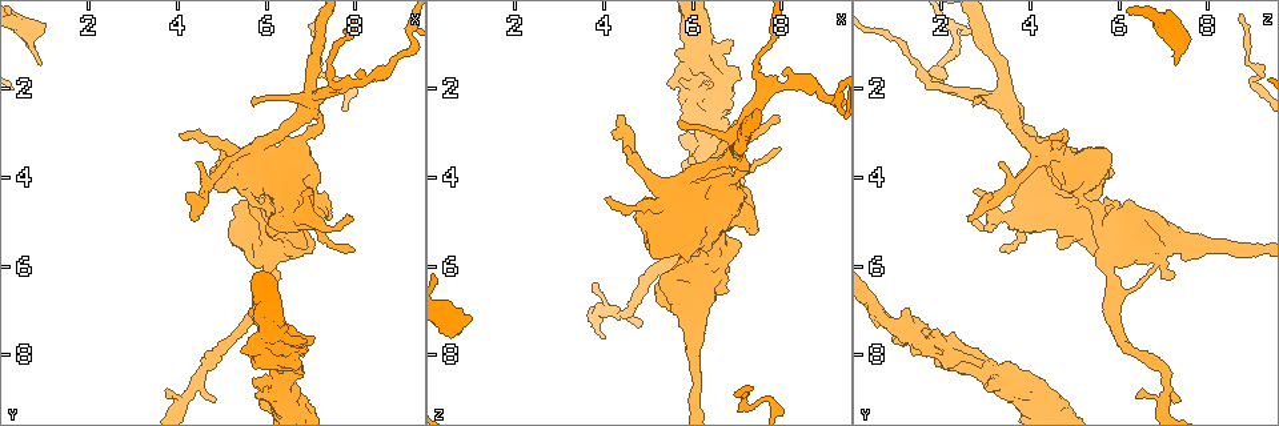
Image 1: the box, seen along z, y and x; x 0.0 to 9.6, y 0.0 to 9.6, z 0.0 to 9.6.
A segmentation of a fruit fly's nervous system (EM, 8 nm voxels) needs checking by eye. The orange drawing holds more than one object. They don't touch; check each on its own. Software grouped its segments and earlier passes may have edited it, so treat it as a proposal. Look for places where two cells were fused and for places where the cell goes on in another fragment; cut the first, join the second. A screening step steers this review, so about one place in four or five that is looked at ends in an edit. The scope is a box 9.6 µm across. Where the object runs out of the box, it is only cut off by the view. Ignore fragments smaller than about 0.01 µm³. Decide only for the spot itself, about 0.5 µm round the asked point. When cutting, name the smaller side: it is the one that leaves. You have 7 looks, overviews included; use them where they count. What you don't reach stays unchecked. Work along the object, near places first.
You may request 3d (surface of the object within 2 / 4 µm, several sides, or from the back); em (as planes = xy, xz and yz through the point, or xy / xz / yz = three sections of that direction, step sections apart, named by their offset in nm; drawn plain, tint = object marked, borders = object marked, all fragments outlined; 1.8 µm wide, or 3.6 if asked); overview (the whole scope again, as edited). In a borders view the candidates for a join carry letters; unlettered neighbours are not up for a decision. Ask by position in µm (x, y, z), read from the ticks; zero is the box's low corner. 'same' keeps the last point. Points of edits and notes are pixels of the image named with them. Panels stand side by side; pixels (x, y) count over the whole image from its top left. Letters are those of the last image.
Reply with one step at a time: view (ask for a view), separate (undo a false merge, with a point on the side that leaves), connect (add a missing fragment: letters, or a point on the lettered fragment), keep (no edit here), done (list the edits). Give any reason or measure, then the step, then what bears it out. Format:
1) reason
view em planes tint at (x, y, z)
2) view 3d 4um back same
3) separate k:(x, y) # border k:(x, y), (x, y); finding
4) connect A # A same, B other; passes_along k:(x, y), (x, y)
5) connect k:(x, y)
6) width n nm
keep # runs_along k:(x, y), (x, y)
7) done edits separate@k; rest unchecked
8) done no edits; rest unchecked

branch stops here
view 3d 4um at (4.35, 4.85, 2.60)

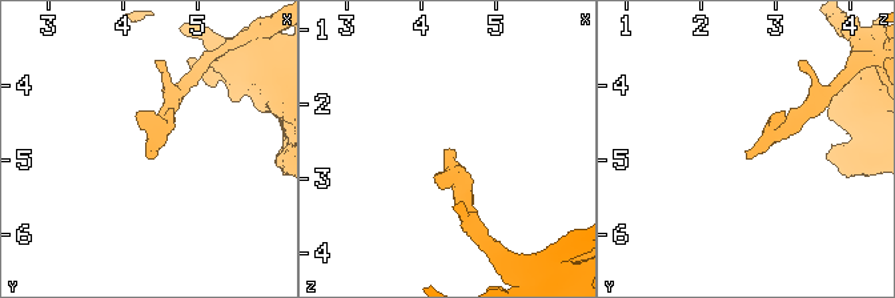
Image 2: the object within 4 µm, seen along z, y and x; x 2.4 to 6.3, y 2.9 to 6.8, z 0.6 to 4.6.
view em xz step 8 tint at (4.35, 4.90, 2.65)

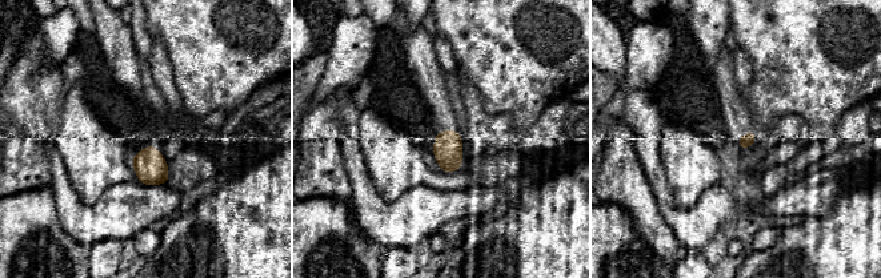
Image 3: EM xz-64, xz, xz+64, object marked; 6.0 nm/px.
view em planes borders same

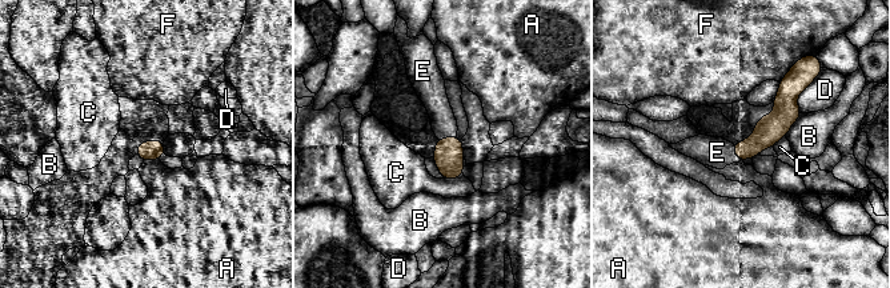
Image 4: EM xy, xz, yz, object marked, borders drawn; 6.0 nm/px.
longest_contact B 190 nm
connect E # A other, B other, C other, D other, E same, F other; the cell continues

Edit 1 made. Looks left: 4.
see it whole again
view overview

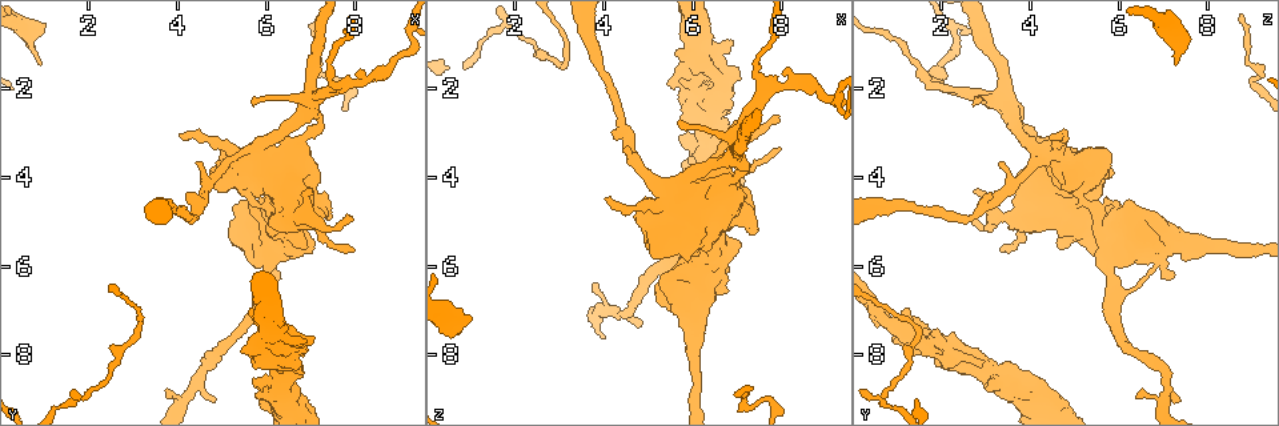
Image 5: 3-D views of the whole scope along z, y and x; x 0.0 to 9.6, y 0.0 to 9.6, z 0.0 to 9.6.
thick turns thin
view 3d 4um at (6.00, 5.90, 5.70)

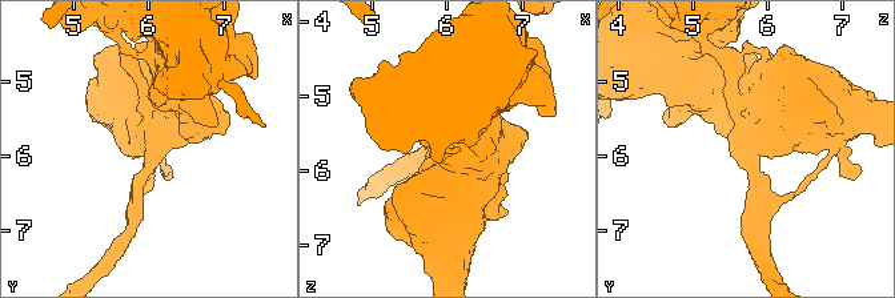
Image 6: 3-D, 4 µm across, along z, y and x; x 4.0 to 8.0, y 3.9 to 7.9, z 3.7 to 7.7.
arm_widths 190, 700 nm
view em 3.6um planes tint at (6.10, 5.90, 5.75)

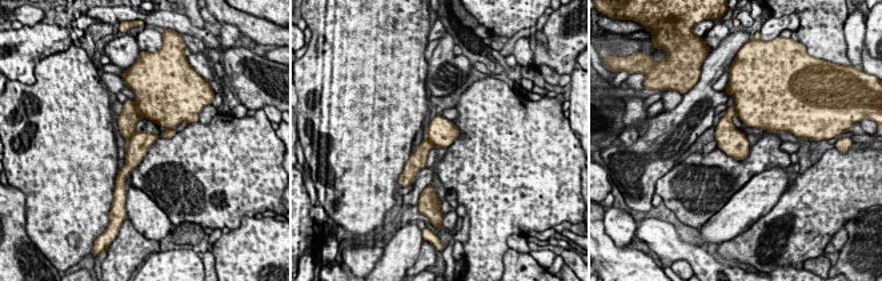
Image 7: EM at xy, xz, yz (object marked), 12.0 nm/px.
see the neighbours
view em 3.6um planes borders same

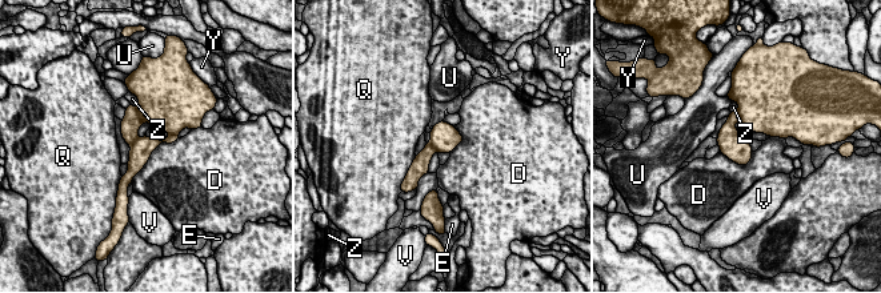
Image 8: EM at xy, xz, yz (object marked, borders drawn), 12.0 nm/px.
width 280 nm
separate 8:(140, 152) # D other, E other, Q other, U other, V other, Y other, Z other; border 8:(137, 137), (131, 147); two cells meet here

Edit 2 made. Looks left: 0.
done edits connect@4, separate@8; rest unchecked

